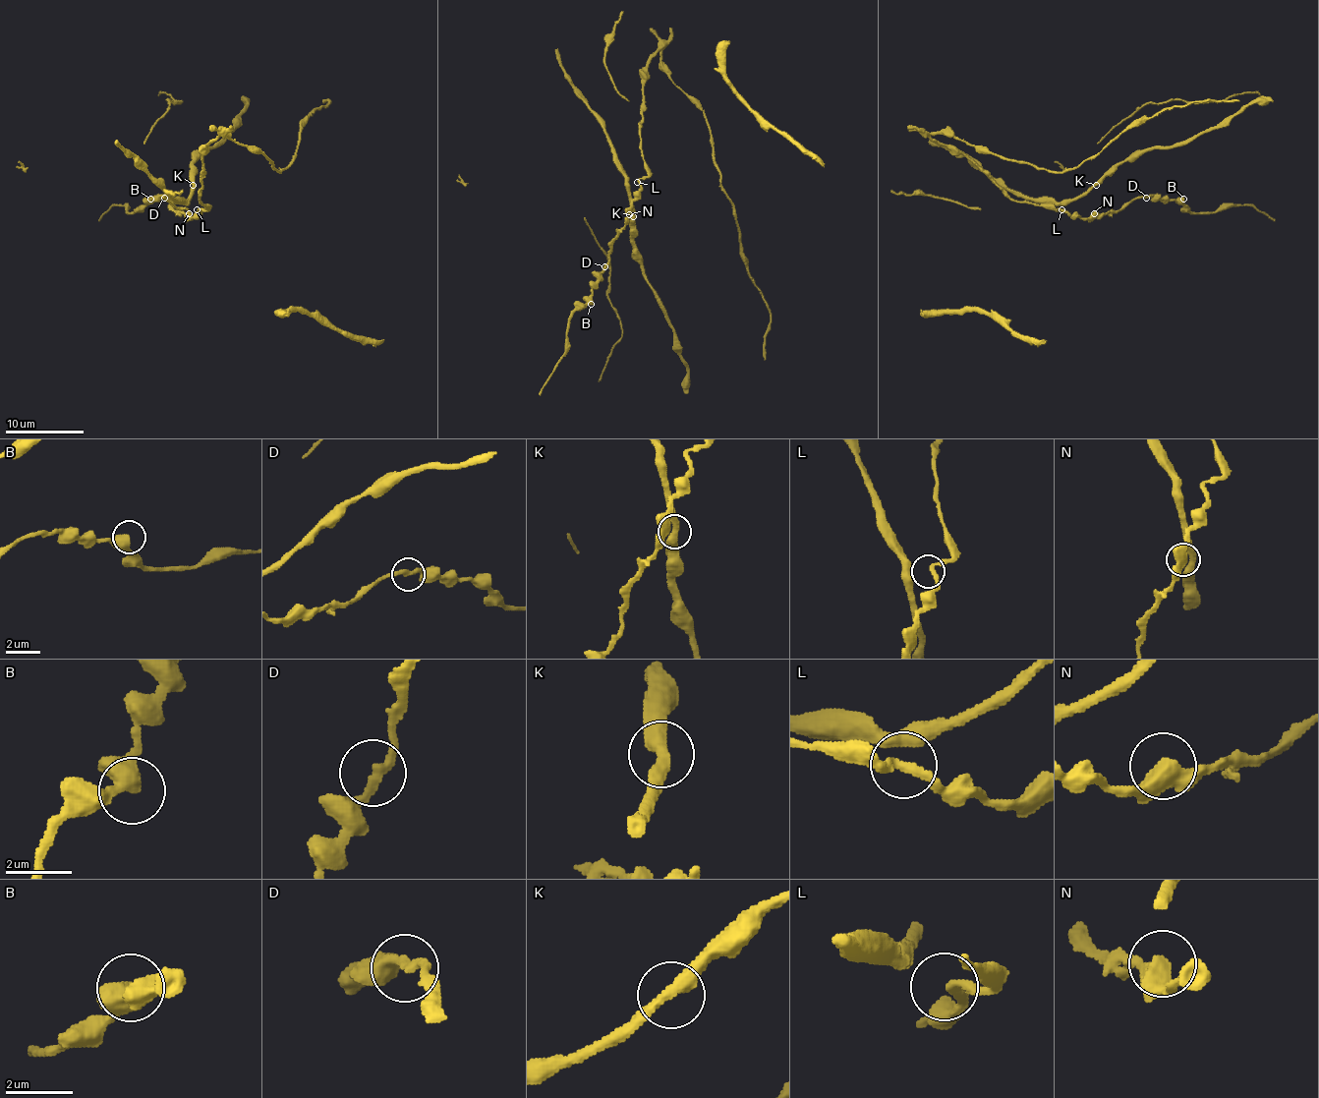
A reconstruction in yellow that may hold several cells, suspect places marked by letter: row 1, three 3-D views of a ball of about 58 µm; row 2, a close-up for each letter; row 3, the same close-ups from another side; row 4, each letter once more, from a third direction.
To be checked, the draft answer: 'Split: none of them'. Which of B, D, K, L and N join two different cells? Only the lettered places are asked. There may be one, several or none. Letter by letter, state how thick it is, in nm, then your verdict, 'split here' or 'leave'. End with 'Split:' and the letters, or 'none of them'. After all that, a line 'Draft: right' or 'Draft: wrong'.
B: 360 nm thick; leave
D: 240 nm thick; leave
K: 400 nm thick; leave
L: 200 nm thick; leave
N: 380 nm thick; leave
Split: none of them
Draft: right

